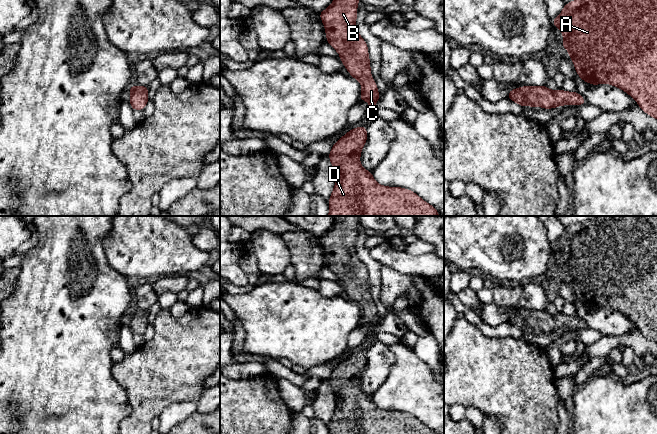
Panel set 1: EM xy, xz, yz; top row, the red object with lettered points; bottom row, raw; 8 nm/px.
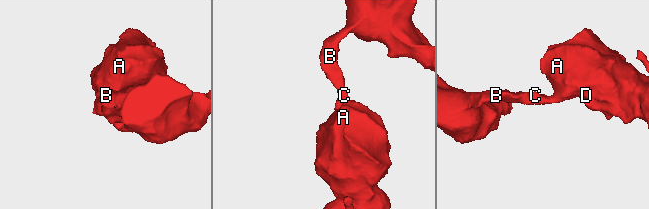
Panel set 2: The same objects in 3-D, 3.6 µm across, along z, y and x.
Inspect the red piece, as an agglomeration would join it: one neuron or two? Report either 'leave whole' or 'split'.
leave whole

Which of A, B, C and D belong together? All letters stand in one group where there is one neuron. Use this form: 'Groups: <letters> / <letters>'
Groups: A B C D

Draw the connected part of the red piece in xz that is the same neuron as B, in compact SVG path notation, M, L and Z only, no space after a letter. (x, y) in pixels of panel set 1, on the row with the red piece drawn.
M334 0L319 16L324 24L327 42L339 53L350 75L361 83L361 101L369 101L367 112L375 109L380 99L371 77L368 46L356 27L357 5L360 0Z

